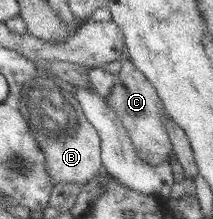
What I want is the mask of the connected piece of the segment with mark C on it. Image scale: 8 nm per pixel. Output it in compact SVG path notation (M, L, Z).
M131 59L123 61L120 72L116 75L116 82L112 94L107 98L124 126L128 128L132 142L140 154L140 158L152 165L168 162L174 157L174 144L168 134L168 126L164 124L164 102L160 99L156 87L148 80L147 75L139 69Z

